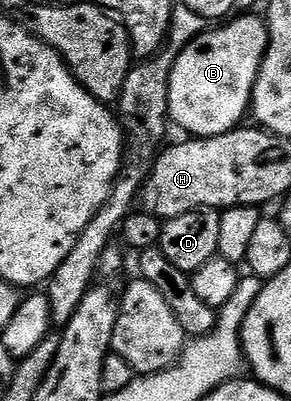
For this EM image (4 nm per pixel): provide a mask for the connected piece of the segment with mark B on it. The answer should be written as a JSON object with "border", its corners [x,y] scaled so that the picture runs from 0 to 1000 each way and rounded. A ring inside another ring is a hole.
{"border":[[[811,40],[739,70],[704,75],[612,140],[577,212],[577,294],[601,312],[608,304],[636,324],[636,337],[677,344],[749,339],[763,329],[808,324],[842,302],[866,262],[866,222],[921,117],[911,47],[852,42],[866,40]]]}

